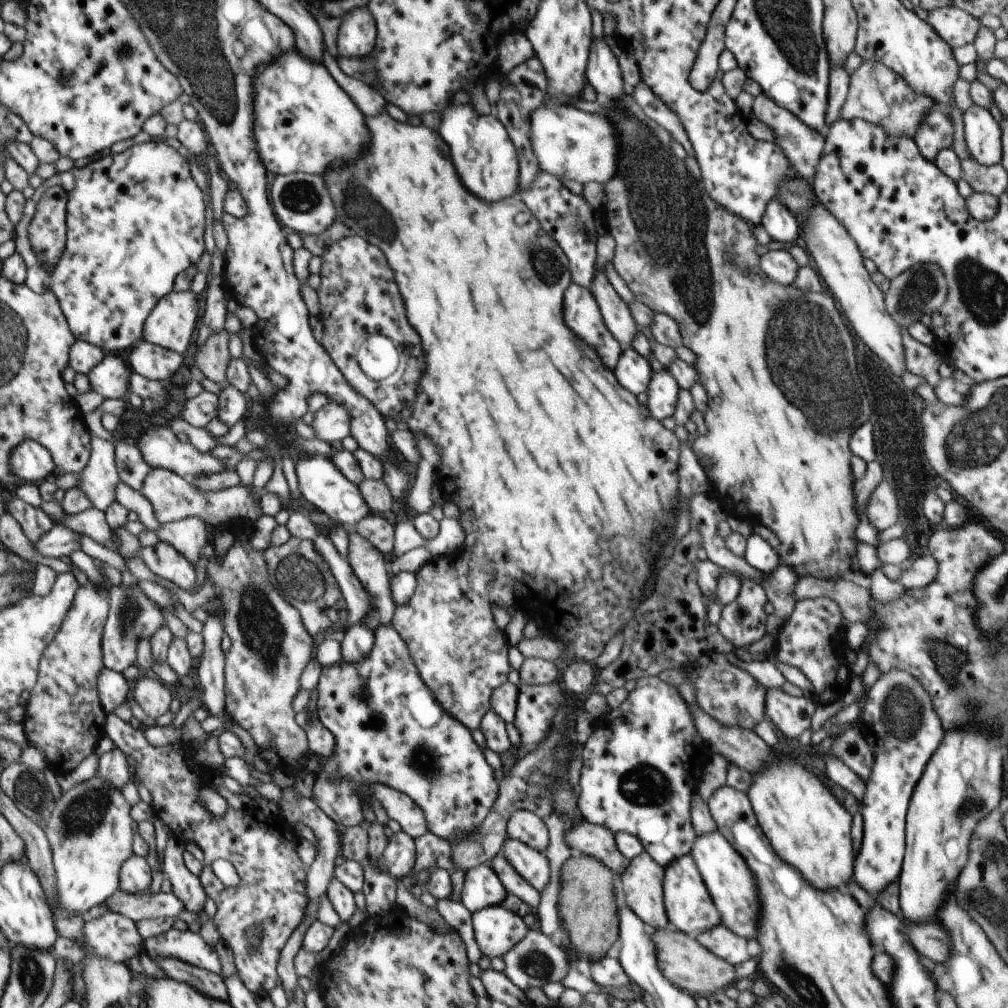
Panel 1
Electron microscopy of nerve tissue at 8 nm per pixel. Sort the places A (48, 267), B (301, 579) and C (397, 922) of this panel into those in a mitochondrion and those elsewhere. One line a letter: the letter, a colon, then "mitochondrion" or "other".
A: other
B: mitochondrion
C: other

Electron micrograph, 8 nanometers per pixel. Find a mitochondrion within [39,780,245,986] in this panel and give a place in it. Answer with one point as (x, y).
(81, 817)

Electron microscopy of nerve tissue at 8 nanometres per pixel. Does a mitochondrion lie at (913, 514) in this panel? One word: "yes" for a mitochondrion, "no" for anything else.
no

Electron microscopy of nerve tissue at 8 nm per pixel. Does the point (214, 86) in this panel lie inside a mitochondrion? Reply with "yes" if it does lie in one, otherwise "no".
yes

